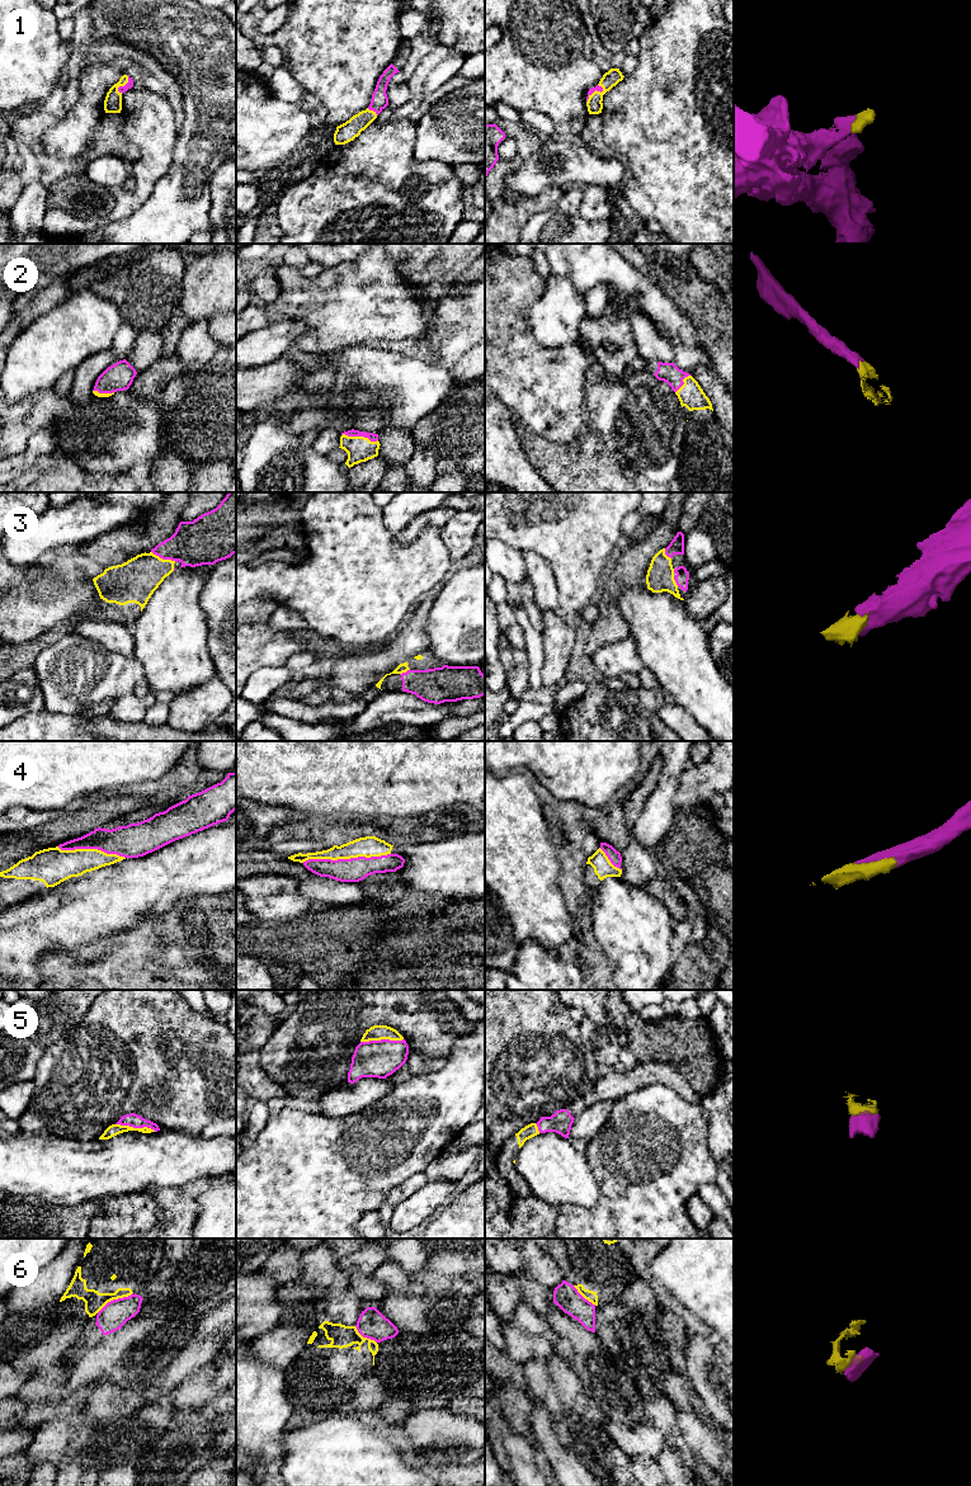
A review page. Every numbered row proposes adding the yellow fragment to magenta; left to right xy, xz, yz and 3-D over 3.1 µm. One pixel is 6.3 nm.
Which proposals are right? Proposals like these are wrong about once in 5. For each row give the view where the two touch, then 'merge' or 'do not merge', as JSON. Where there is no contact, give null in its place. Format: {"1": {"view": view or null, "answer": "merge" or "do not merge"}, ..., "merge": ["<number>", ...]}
{"1": {"view": "xy", "answer": "merge"}, "2": {"view": "xz", "answer": "merge"}, "3": {"view": "xy", "answer": "merge"}, "4": {"view": "xz", "answer": "merge"}, "5": {"view": "xz", "answer": "merge"}, "6": {"view": "xy", "answer": "do not merge"}, "merge": ["1", "2", "3", "4", "5"]}

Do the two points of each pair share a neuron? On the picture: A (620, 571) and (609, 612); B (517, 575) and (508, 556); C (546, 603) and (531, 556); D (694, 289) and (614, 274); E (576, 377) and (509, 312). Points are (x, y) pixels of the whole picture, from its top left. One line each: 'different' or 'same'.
A: same
B: same
C: same
D: different
E: same

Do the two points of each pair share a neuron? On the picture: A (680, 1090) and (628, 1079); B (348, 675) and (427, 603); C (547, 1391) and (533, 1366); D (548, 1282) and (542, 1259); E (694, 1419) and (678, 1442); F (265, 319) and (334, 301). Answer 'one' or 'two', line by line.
A: one
B: one
C: one
D: one
E: two
F: two

